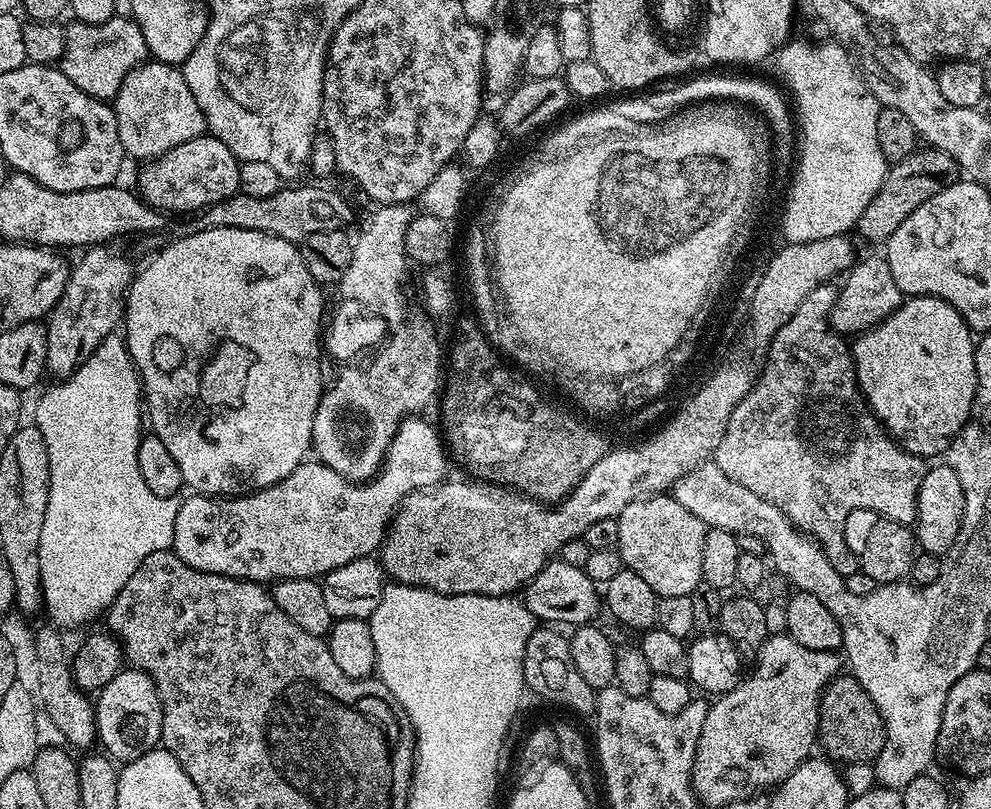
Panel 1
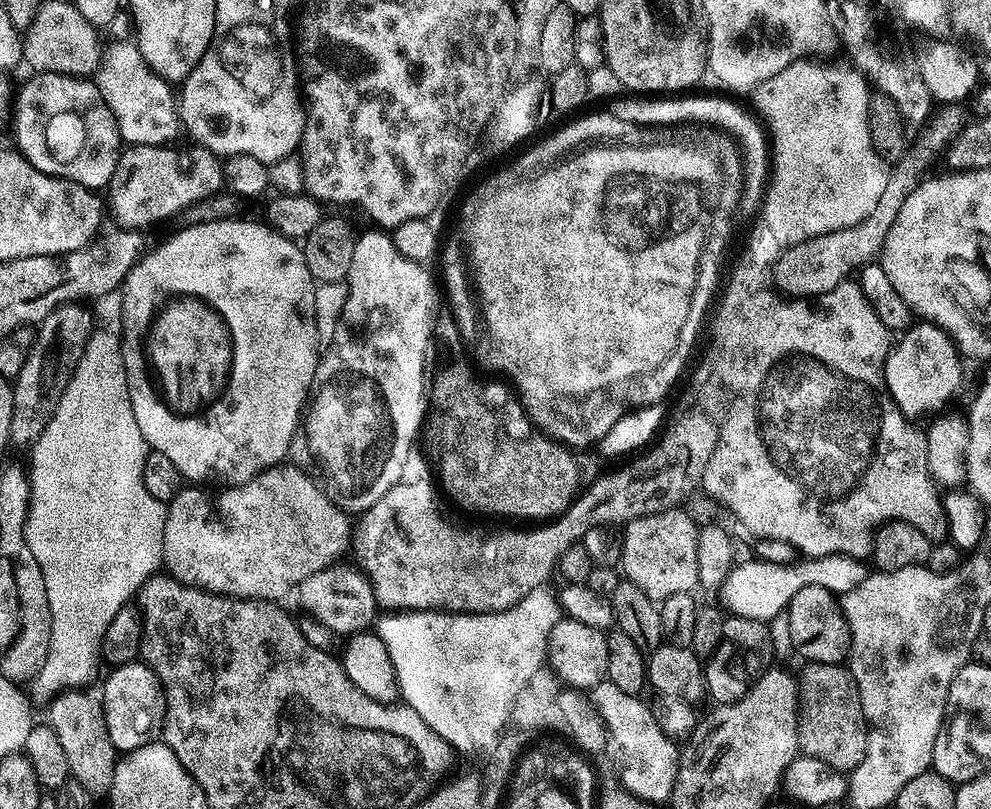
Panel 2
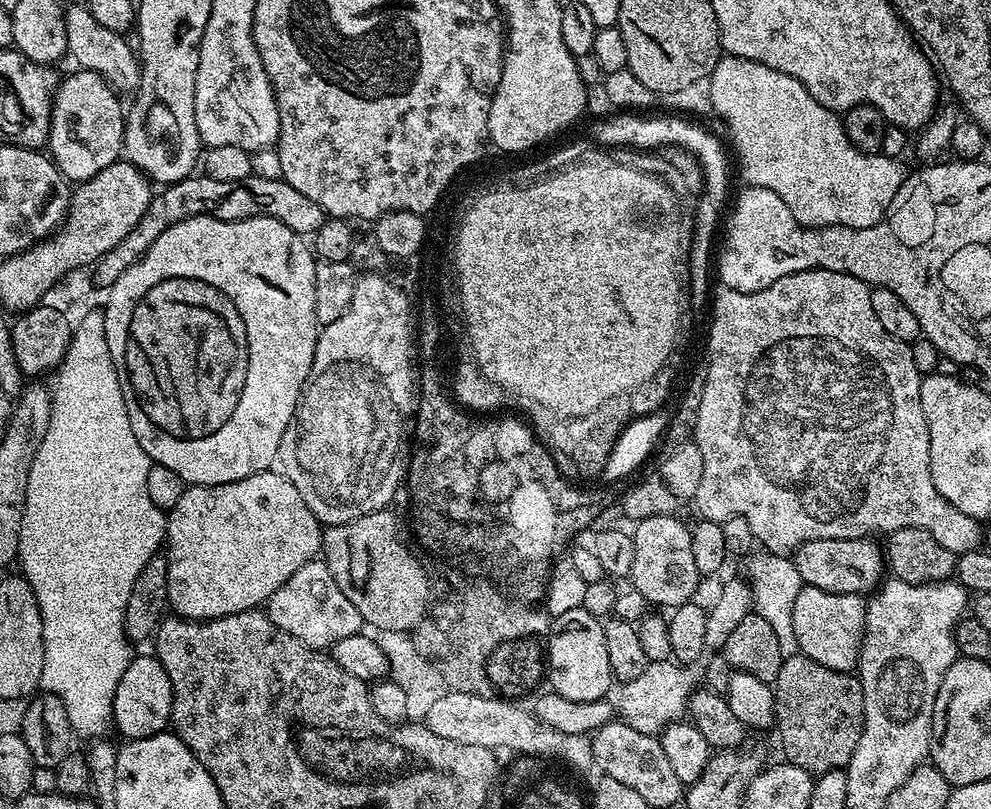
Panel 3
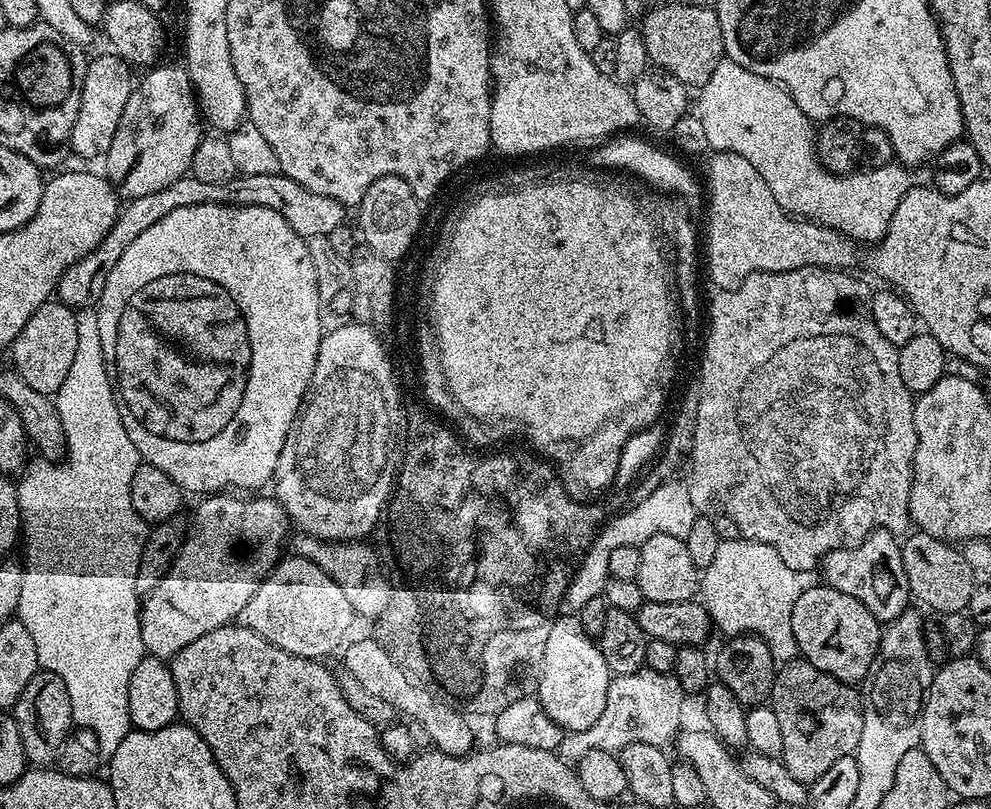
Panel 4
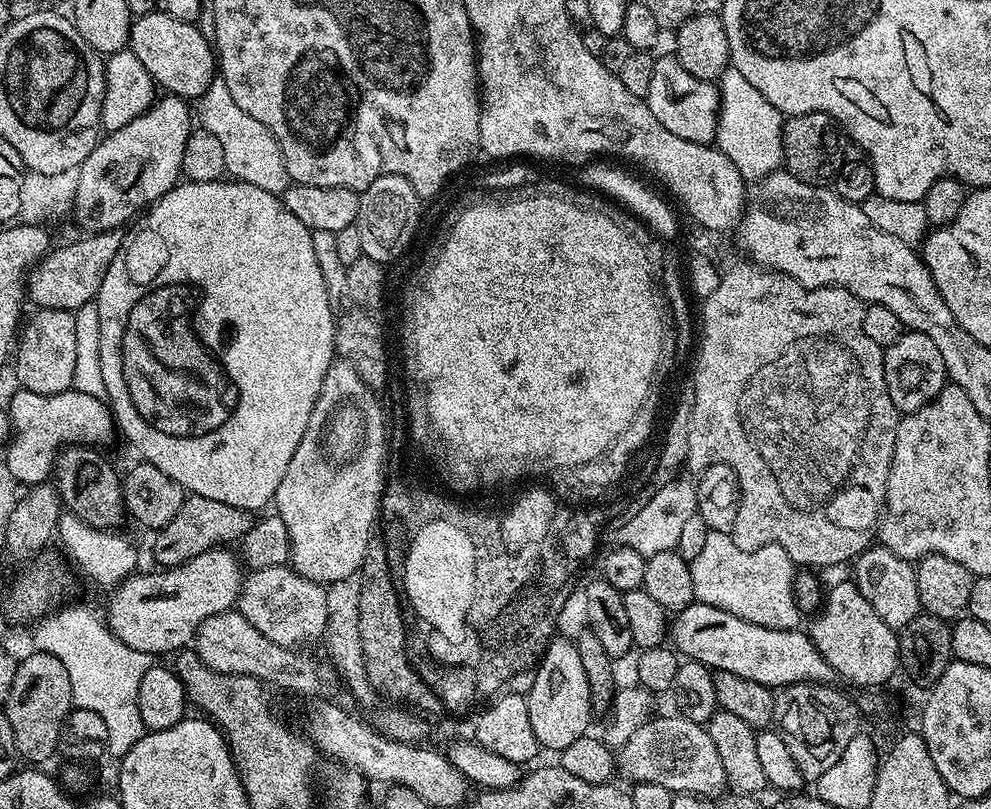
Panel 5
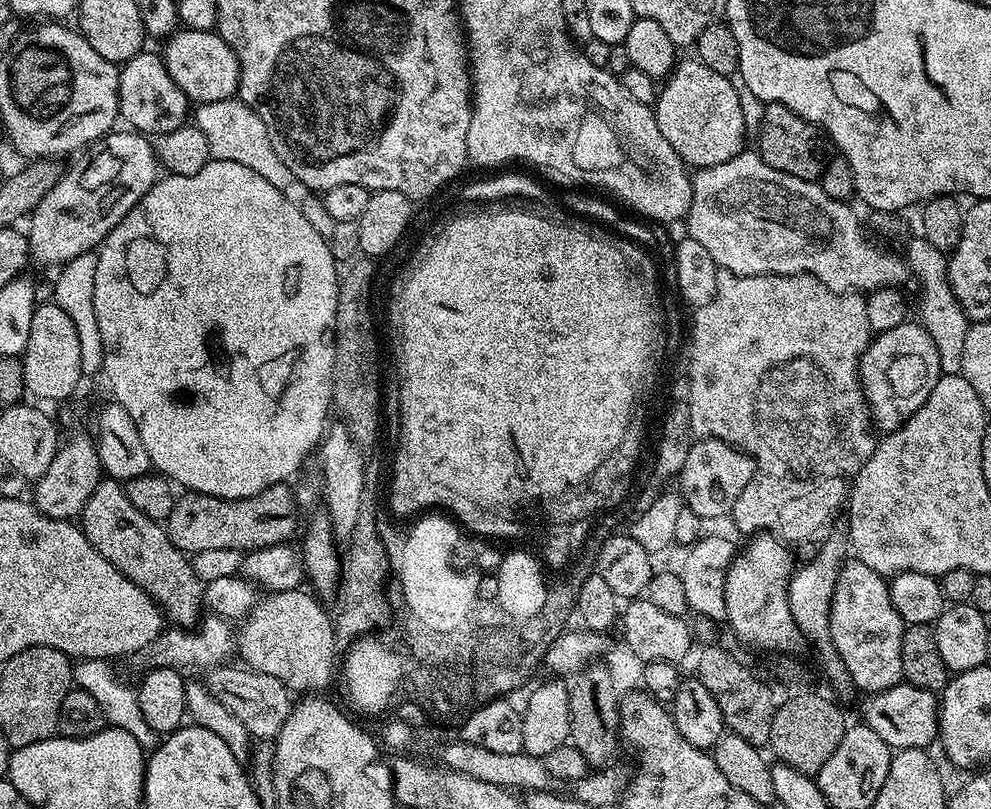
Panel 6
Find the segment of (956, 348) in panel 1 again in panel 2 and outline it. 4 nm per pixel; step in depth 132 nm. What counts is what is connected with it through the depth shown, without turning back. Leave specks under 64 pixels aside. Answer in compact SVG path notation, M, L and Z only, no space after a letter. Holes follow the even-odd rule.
M913 326L901 335L890 353L890 359L884 363L888 395L909 418L943 409L943 404L956 392L956 345L935 326L920 327L924 328Z

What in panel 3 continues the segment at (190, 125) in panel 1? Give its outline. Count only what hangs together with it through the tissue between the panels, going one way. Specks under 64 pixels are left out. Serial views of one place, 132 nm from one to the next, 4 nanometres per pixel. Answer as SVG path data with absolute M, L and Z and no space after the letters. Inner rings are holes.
M83 3L67 5L64 8L64 25L68 43L67 55L73 56L83 71L98 74L117 93L135 93L140 84L141 61L134 48L132 52L131 46L124 41L125 37L121 33L106 30L106 26L101 26Z

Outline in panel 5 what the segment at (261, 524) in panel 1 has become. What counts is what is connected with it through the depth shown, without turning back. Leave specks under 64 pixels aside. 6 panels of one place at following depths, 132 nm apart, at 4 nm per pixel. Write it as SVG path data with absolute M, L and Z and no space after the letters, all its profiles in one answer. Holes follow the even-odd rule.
M221 546L211 548L198 558L176 568L137 571L111 589L106 619L108 629L130 650L160 658L163 652L175 654L193 643L197 630L206 618L222 614L239 601L242 583L241 561L235 551Z

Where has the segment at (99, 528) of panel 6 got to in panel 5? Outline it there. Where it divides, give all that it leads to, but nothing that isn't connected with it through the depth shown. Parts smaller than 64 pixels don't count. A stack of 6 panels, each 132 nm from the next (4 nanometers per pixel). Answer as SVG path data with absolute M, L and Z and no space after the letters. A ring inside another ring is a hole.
M65 446L56 455L56 467L54 469L54 486L60 493L63 507L71 515L77 516L82 522L93 524L96 528L115 529L120 519L125 519L124 485L121 473L116 473L116 468L103 456L103 451L92 446Z

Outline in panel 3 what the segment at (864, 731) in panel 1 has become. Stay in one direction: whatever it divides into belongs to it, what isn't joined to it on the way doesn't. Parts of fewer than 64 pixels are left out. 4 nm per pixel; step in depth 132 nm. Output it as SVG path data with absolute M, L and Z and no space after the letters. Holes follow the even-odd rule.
M797 654L784 658L782 670L778 670L778 678L774 682L774 691L774 728L775 731L780 731L780 744L784 747L783 759L813 774L829 772L835 768L847 769L854 754L854 746L858 746L858 738L862 738L864 729L864 695L859 675L830 670L830 666L821 666L820 663L814 662L814 658Z

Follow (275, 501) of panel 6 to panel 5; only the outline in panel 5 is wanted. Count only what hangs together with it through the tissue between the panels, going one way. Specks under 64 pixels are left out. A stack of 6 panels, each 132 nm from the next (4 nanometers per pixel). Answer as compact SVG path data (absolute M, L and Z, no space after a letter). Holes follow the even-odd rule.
M188 494L185 495L178 514L174 514L174 518L170 518L170 522L166 522L166 526L153 535L156 537L152 540L152 556L160 563L157 565L161 569L176 568L190 562L190 558L198 558L198 554L211 548L235 545L244 539L253 523L254 516L249 509L226 506L226 502L214 502L214 498Z

